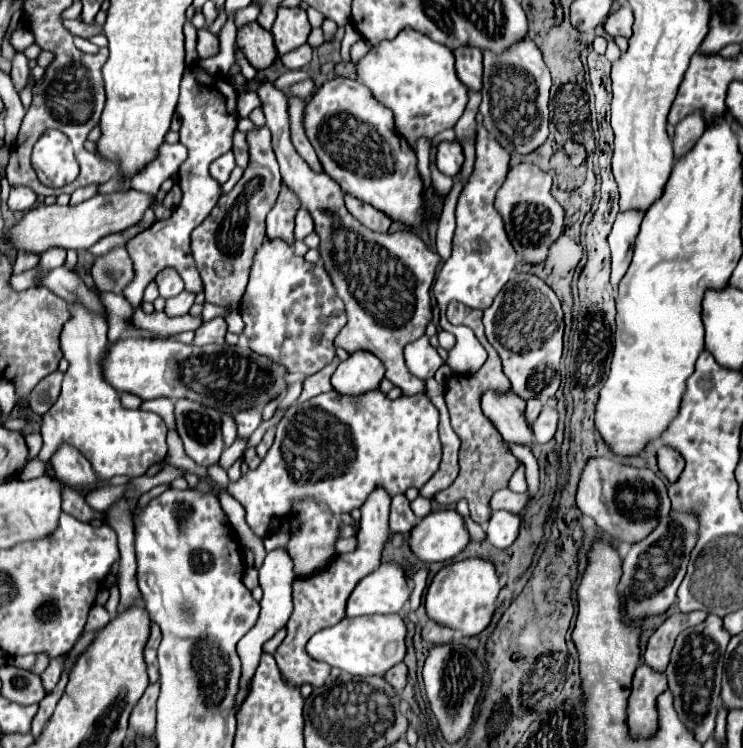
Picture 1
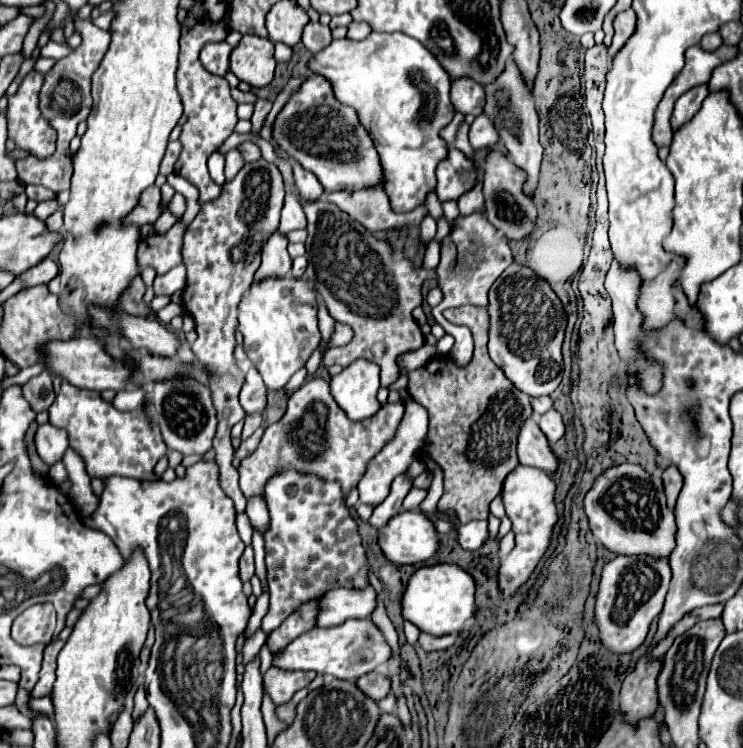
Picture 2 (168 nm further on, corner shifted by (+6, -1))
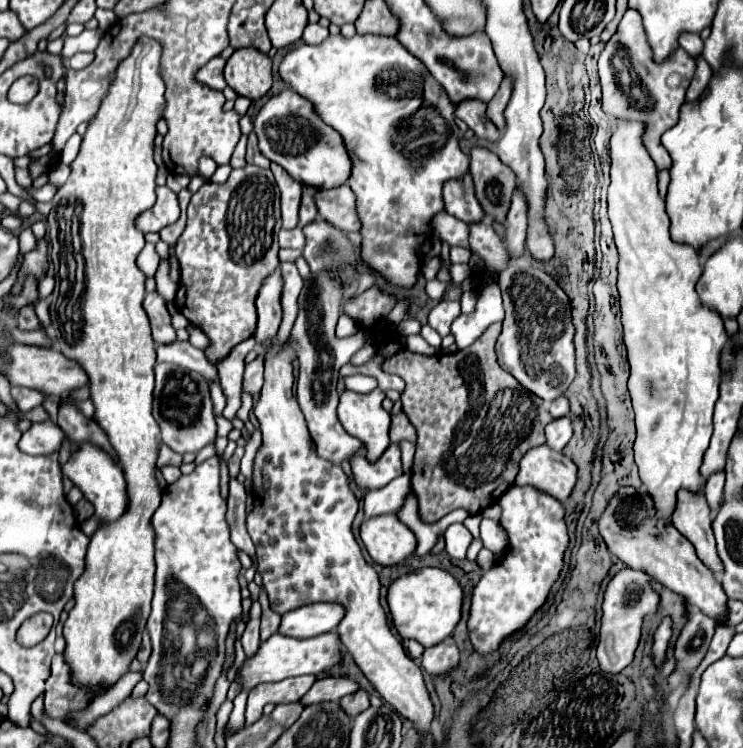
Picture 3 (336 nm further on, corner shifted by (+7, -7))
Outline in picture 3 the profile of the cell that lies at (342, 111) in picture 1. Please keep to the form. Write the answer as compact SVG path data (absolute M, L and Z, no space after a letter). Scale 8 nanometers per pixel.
M284 89L274 95L256 115L254 133L258 135L258 147L264 157L272 163L278 163L286 169L286 173L302 185L310 185L314 189L338 187L350 177L350 157L346 155L342 137L322 123L322 119L314 113L314 107L308 99L302 99L296 91Z

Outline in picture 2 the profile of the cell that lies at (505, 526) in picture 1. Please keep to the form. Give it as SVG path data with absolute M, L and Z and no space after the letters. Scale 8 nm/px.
M469 521L467 525L459 525L459 545L463 549L481 549L489 539L489 527L487 521Z

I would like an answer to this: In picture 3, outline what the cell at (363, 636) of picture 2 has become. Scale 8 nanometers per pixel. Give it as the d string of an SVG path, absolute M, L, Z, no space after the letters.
M274 633L266 641L260 641L260 647L252 657L244 659L234 681L240 683L240 687L244 691L250 691L260 683L282 681L282 679L298 677L298 675L316 675L326 669L334 669L334 675L338 675L342 651L344 651L344 647L336 633L322 633L322 635L310 637L310 639L294 639L288 635Z

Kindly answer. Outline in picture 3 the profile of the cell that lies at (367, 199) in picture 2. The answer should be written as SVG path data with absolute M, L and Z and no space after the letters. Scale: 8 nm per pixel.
M348 185L316 191L314 201L320 217L326 219L330 225L340 227L340 231L360 229L360 221L356 215L356 195Z

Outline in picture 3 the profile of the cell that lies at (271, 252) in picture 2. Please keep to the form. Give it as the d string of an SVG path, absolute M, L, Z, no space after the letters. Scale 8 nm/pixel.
M278 269L264 281L256 299L256 309L258 309L258 327L254 333L256 347L262 347L266 341L270 341L280 327L280 319L282 319L280 291L282 291L282 277Z

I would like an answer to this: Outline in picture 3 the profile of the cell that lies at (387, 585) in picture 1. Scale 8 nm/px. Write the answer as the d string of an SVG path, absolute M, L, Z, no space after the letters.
M310 603L298 607L288 615L282 615L278 633L308 639L336 629L344 615L344 609L338 603Z

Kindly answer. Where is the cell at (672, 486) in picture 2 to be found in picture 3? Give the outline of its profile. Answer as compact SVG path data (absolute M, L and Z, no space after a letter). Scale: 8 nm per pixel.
M680 491L676 511L672 515L672 525L694 545L698 559L710 571L722 573L722 561L718 559L712 533L710 507L704 499L704 493L692 495L690 491Z

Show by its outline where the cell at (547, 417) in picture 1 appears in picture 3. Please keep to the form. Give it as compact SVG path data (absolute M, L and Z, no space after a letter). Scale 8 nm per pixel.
M570 417L554 419L546 425L546 445L554 451L562 451L572 437L572 423Z

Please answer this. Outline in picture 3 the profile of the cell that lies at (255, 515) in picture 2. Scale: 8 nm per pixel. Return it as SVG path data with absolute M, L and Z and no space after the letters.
M255 429L249 442L245 446L245 453L242 457L242 467L240 467L240 471L246 475L246 483L244 483L244 487L246 487L246 491L248 491L248 495L252 493L252 489L250 489L250 475L252 475L252 461L254 461L254 457L256 455L256 451L259 449L262 444L262 435L259 429Z

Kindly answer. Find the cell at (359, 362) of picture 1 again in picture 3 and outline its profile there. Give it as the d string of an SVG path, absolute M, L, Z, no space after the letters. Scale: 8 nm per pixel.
M380 389L360 395L354 391L344 391L338 403L338 419L342 427L356 439L362 441L366 449L366 459L370 463L378 461L380 455L390 445L388 427L390 413L382 409L384 395Z

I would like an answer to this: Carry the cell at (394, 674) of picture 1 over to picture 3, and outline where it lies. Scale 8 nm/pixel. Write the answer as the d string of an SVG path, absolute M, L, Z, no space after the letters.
M360 689L360 691L352 693L352 695L344 695L344 697L340 699L340 707L342 707L342 711L348 711L350 717L356 717L356 715L360 715L364 709L370 707L368 693L366 693L364 689Z

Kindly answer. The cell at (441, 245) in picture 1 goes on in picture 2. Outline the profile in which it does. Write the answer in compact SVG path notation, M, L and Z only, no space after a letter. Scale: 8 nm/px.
M431 239L427 243L427 253L425 253L425 261L423 261L423 267L425 269L435 269L439 263L439 241L437 239Z

